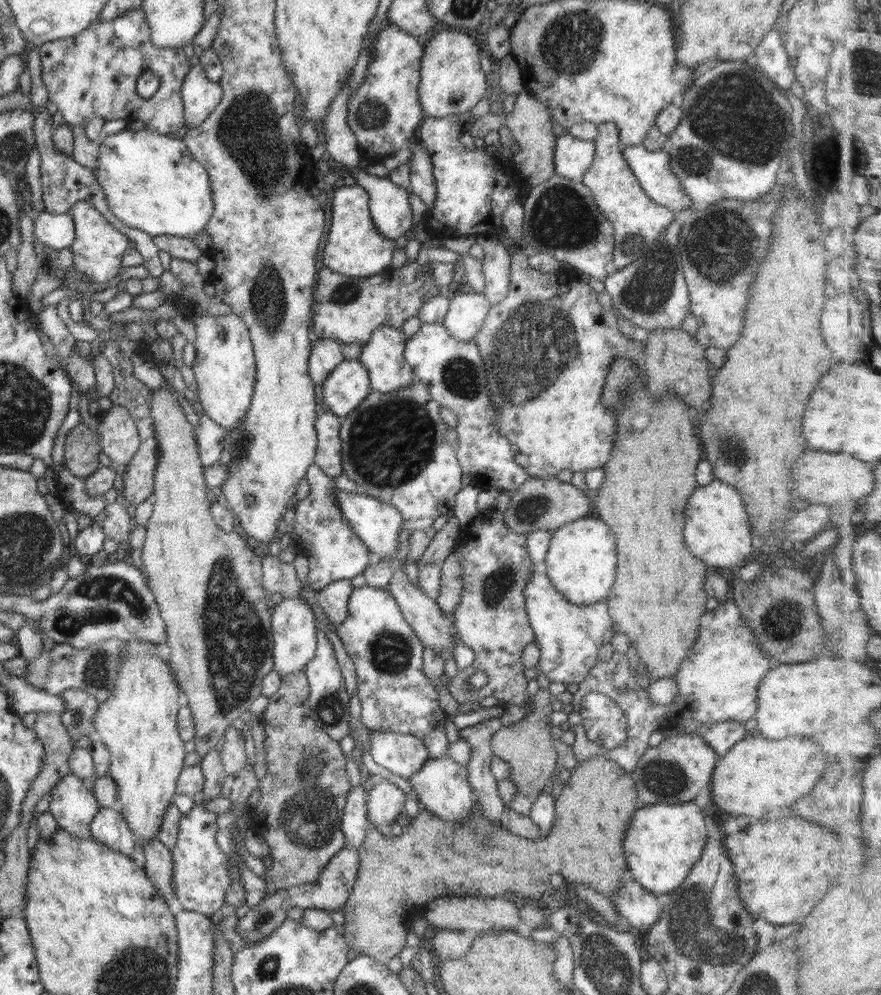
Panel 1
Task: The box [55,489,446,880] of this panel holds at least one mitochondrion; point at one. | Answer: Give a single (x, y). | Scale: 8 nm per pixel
(234, 641)

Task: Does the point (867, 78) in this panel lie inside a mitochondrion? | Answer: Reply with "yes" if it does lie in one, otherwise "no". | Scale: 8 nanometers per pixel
yes

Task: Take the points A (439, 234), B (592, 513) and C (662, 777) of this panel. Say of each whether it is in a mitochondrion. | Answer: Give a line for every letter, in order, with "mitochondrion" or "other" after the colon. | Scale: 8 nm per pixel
A: other
B: other
C: mitochondrion

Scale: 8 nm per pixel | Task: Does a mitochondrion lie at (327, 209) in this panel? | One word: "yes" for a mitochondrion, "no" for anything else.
no

